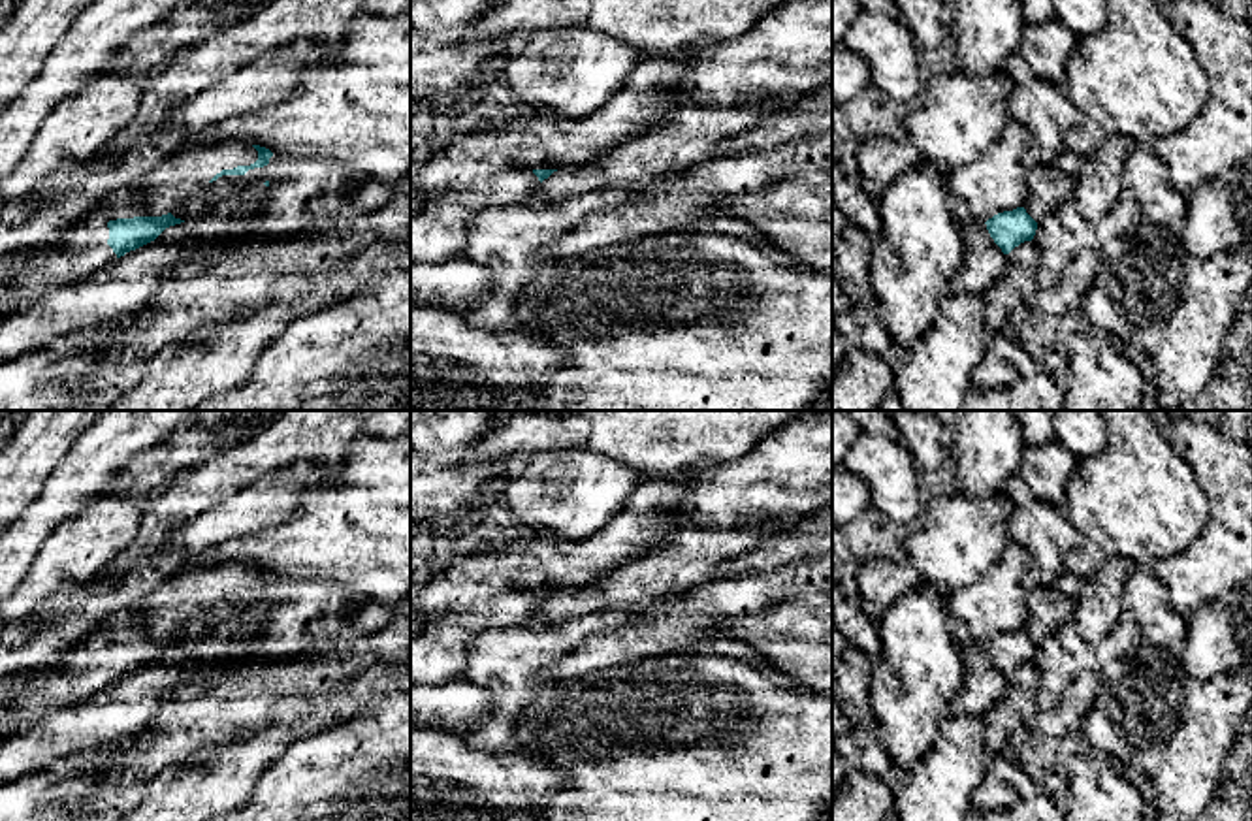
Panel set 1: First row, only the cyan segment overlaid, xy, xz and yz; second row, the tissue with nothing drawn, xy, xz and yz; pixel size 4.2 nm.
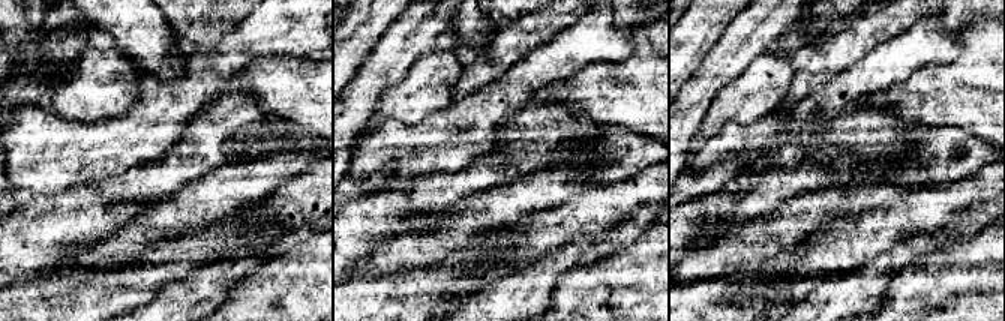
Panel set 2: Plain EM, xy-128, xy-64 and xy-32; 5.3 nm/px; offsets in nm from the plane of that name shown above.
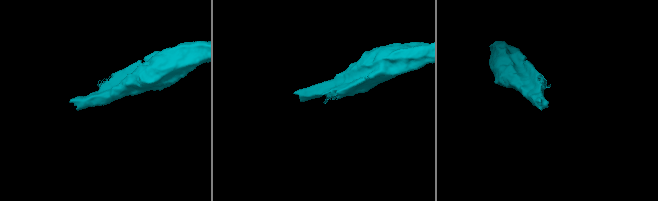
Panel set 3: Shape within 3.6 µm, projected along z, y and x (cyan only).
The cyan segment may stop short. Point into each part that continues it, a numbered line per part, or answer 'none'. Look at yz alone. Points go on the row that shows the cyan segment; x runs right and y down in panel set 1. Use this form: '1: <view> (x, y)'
1: yz (1047, 185)

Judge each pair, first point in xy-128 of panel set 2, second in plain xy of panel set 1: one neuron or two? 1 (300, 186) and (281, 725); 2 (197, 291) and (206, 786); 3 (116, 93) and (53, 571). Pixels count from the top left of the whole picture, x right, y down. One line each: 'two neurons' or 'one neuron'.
1: two neurons
2: one neuron
3: one neuron

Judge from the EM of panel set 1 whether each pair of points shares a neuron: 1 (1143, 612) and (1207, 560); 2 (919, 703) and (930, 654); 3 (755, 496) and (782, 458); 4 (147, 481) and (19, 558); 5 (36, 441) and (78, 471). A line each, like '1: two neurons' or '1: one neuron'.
1: two neurons
2: one neuron
3: one neuron
4: two neurons
5: two neurons

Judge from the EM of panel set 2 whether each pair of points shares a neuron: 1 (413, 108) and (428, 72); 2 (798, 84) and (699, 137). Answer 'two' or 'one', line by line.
1: one
2: two

